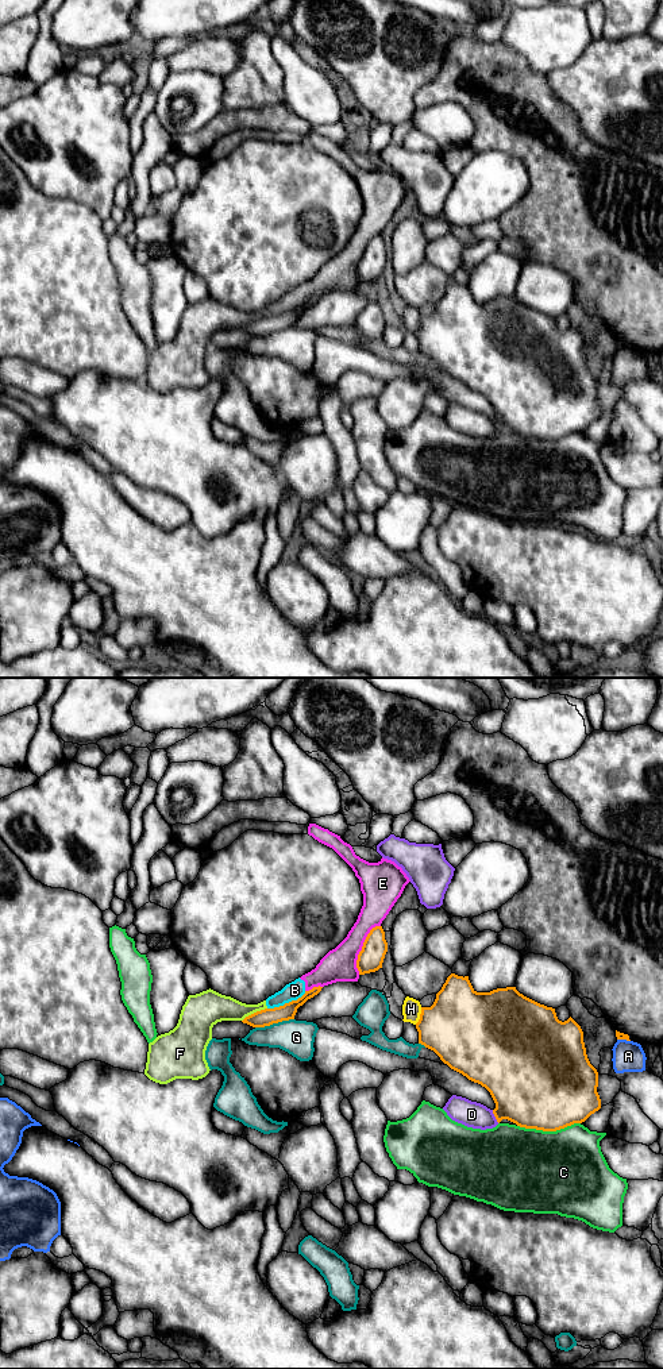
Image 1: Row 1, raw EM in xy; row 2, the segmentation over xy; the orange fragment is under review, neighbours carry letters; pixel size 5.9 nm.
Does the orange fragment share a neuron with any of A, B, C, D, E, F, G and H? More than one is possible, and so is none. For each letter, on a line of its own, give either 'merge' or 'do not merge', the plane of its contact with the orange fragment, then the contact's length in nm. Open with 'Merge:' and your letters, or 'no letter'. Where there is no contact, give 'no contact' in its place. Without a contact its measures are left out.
Merge: no letter
A: do not merge | xy | 80 nm
B: do not merge | xy | 260 nm
C: do not merge | xy | 380 nm
D: do not merge | xy | 90 nm
E: do not merge | xy | 320 nm
F: do not merge | xy | 170 nm
G: do not merge | xy | 240 nm
H: do not merge | xy | 110 nm

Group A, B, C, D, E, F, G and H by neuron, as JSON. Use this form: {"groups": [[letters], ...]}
{"groups": [["A"], ["B", "E", "F"], ["C"], ["D"], ["G"], ["H"]]}

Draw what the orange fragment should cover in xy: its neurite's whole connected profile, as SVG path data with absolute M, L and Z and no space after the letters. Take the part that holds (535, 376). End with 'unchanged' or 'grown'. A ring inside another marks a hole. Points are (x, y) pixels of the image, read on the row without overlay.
M451 282L436 302L433 313L421 316L416 338L419 352L433 359L451 378L490 401L498 432L508 428L520 436L556 440L585 431L601 417L598 381L587 367L581 335L571 325L564 331L559 329L555 317L524 305L516 296L477 301L469 285Z; unchanged

